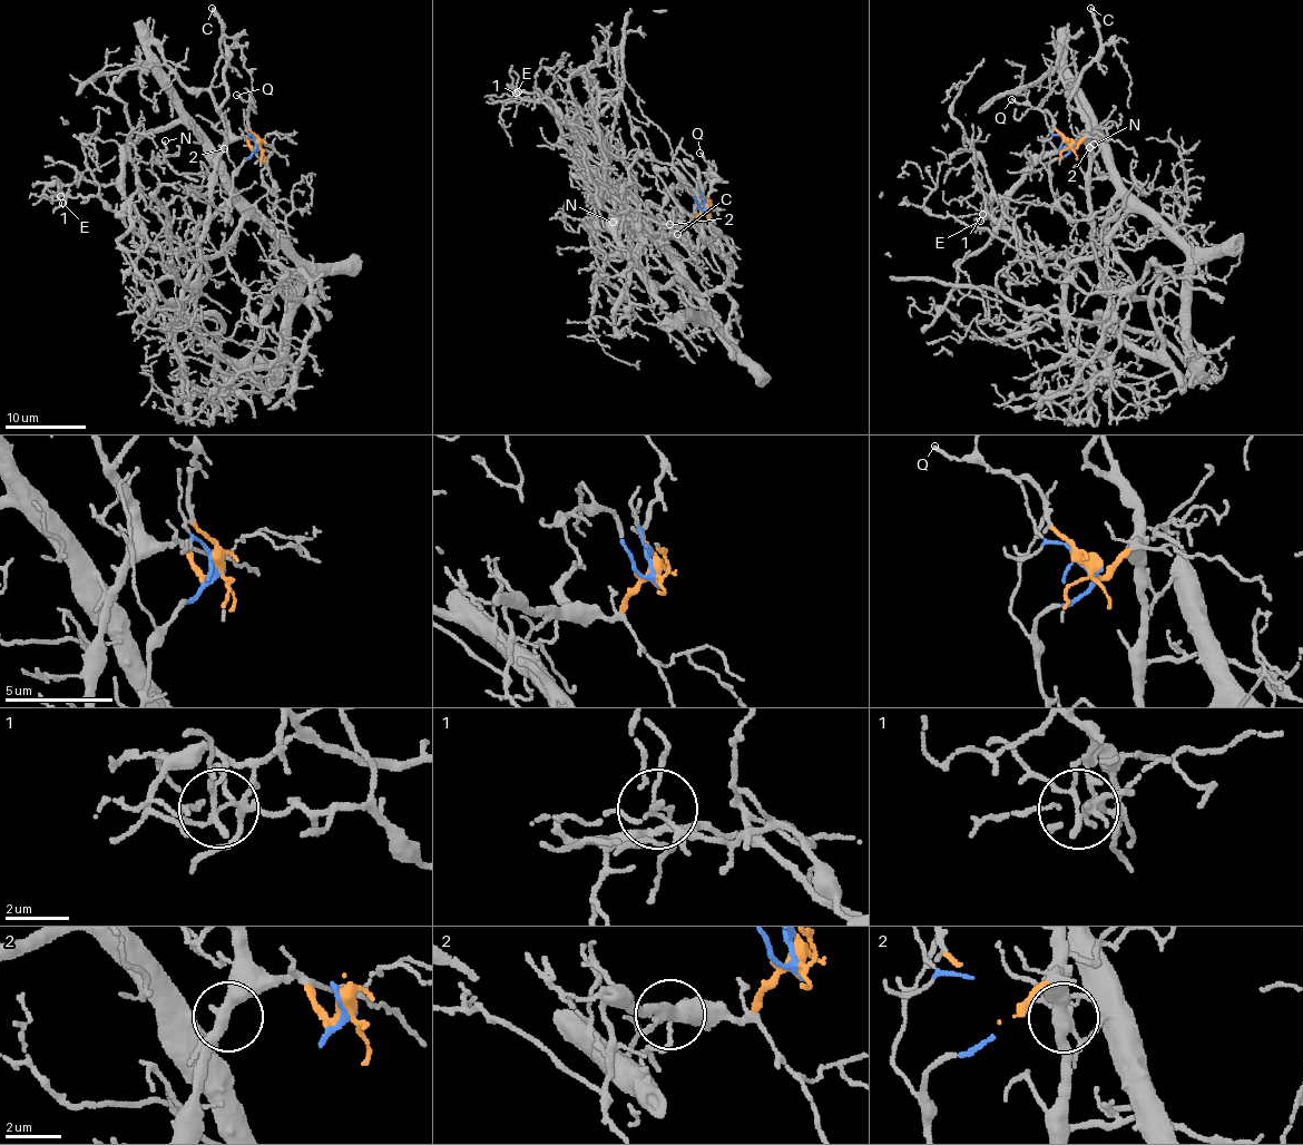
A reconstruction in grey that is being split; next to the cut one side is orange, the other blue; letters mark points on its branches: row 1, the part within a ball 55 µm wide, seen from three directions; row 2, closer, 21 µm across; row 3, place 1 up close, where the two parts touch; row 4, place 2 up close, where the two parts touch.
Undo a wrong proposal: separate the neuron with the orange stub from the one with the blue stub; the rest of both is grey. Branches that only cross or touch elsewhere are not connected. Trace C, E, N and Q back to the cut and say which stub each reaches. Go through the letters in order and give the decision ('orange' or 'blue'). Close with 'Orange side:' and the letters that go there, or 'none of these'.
C: orange
E: blue
N: orange
Q: orange
Orange side: C, N, Q

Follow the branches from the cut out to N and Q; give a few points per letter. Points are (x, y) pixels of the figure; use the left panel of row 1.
N: (257, 147), (234, 138), (224, 148), (213, 178), (201, 172), (178, 173), (166, 158), (165, 140)
Q: (257, 147), (247, 119), (250, 104), (237, 95)

